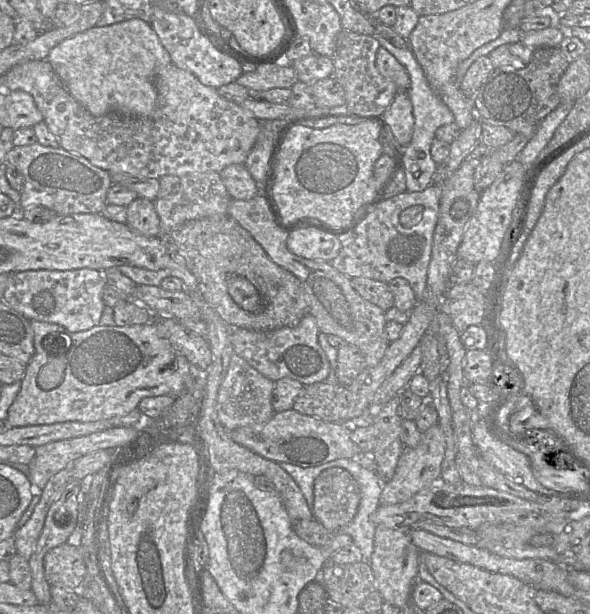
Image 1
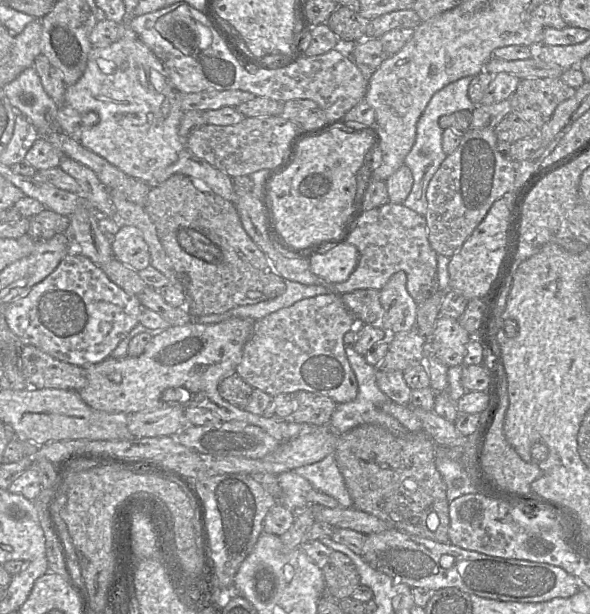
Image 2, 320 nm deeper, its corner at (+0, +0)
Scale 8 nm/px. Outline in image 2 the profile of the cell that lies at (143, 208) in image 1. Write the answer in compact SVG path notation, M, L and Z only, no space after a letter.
M121 224L112 238L112 251L116 259L136 272L151 264L149 246L142 232L135 226Z

